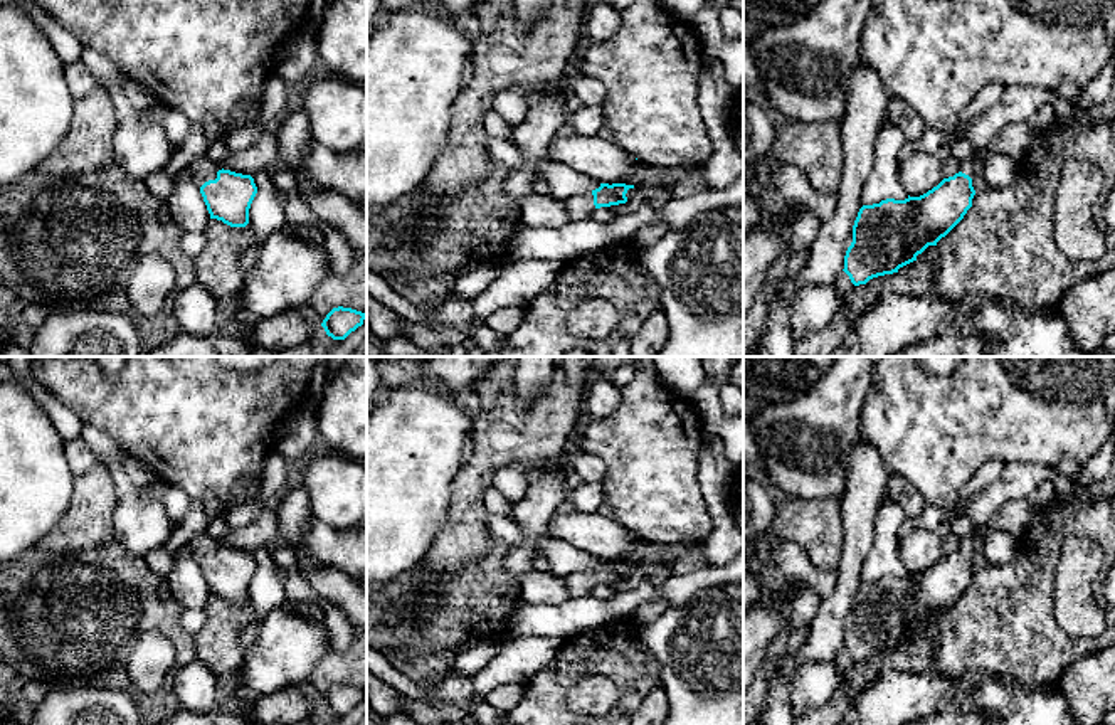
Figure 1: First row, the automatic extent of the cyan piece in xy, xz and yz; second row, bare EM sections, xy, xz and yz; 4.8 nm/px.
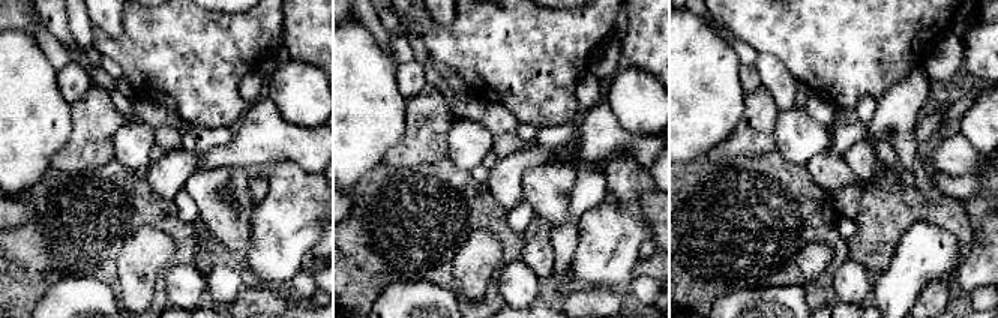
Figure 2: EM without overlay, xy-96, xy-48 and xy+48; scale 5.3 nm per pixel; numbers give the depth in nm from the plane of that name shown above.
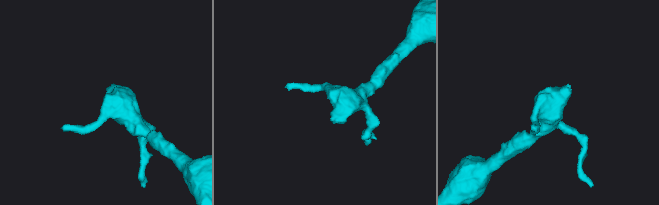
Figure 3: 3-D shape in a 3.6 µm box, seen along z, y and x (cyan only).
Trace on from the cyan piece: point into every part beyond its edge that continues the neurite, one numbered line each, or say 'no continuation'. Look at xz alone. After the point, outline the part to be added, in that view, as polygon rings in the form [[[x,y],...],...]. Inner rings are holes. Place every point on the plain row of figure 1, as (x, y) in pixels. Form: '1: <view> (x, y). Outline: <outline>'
1: xz (581, 584). Outline: [[[592,569],[573,572],[567,575],[563,580],[568,587],[572,599],[584,599],[590,595],[592,589],[595,587]]]

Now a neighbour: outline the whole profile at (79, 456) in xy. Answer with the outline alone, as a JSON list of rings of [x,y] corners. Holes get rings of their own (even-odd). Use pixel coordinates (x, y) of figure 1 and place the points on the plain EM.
[[[82,437],[66,441],[64,452],[66,452],[67,466],[74,478],[86,473],[91,466],[98,463],[92,449],[87,446],[87,442]]]

